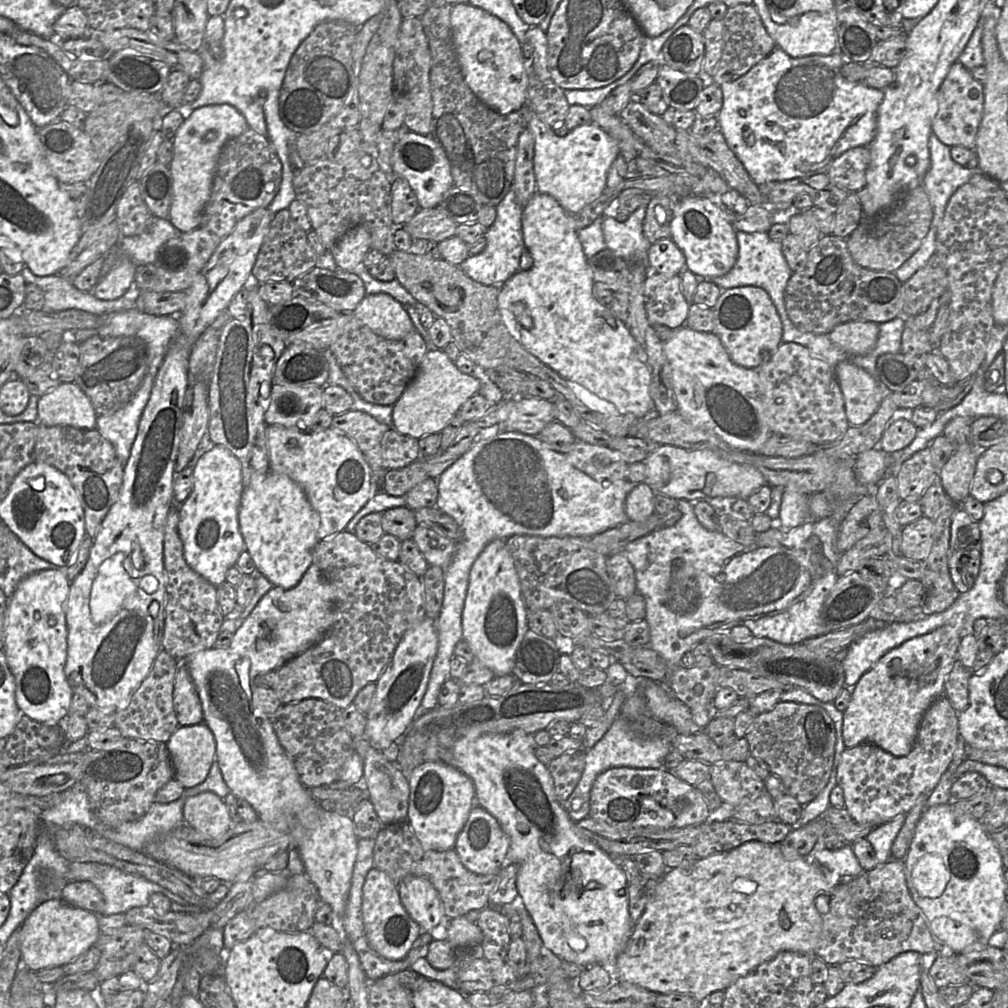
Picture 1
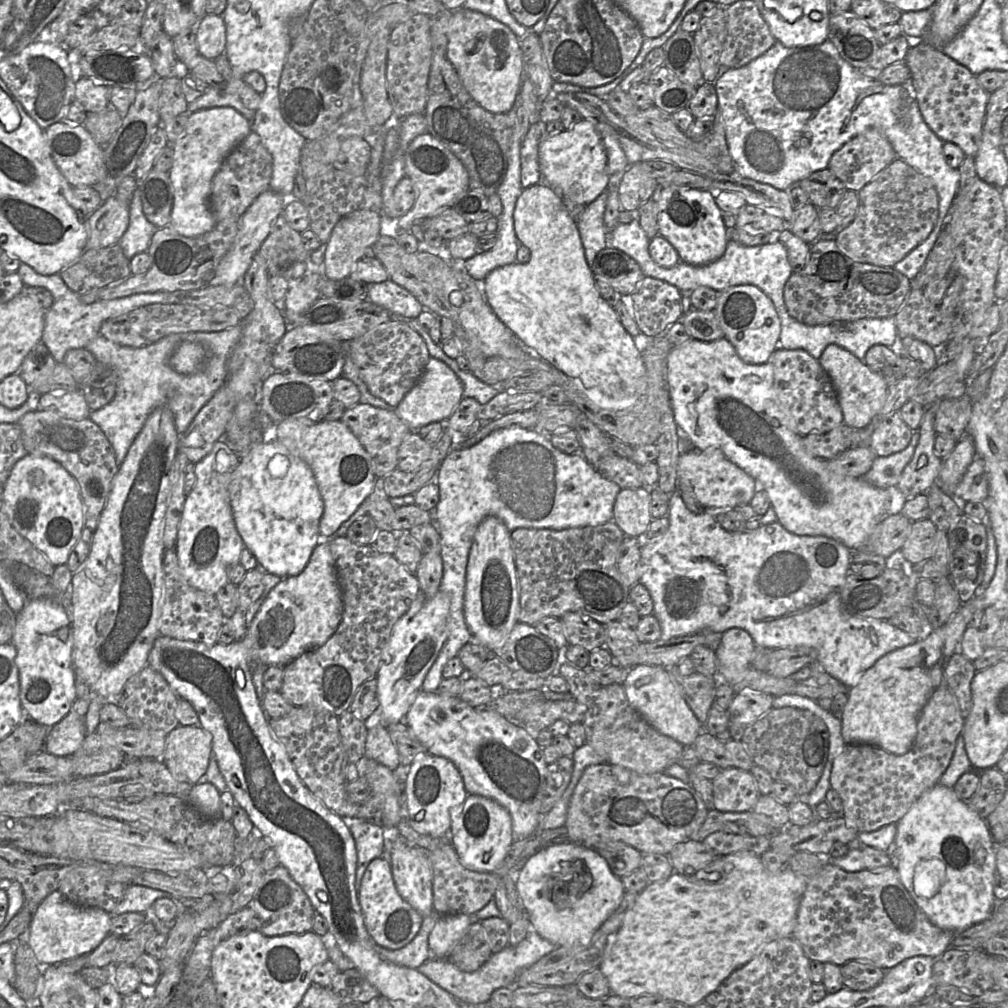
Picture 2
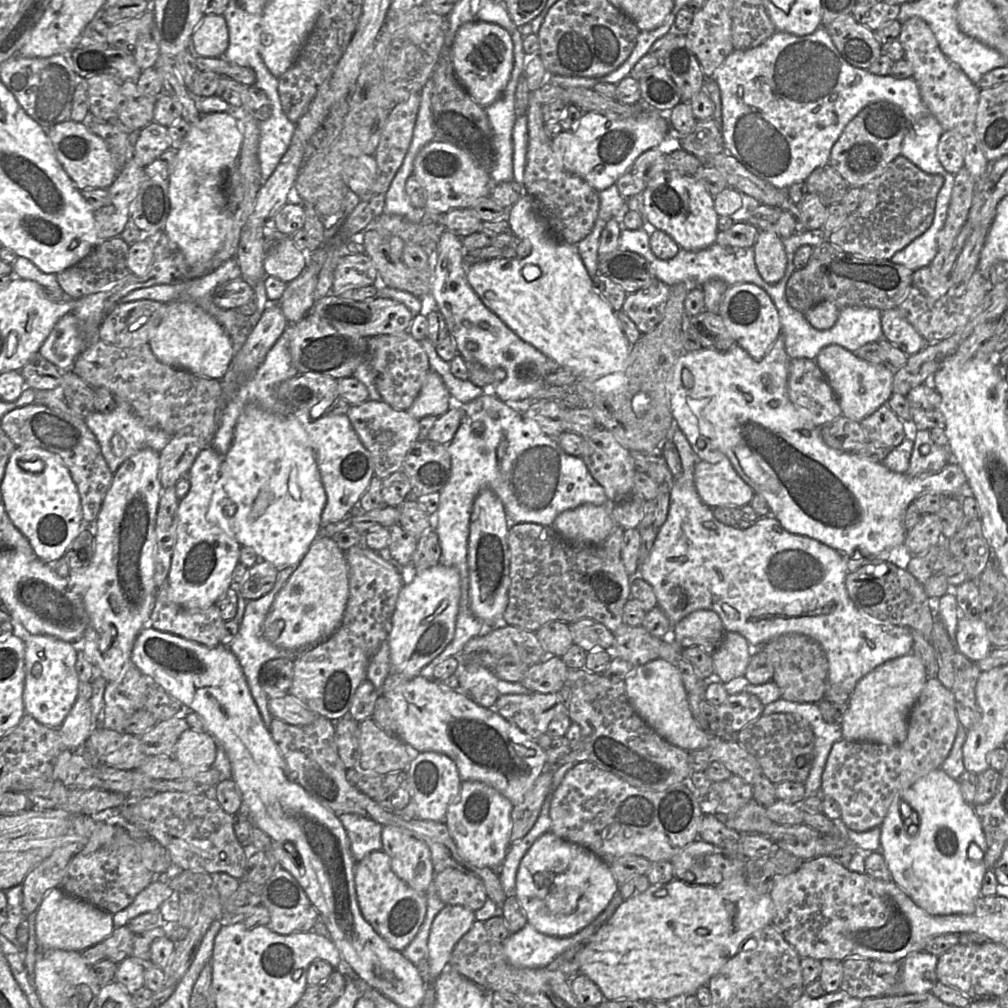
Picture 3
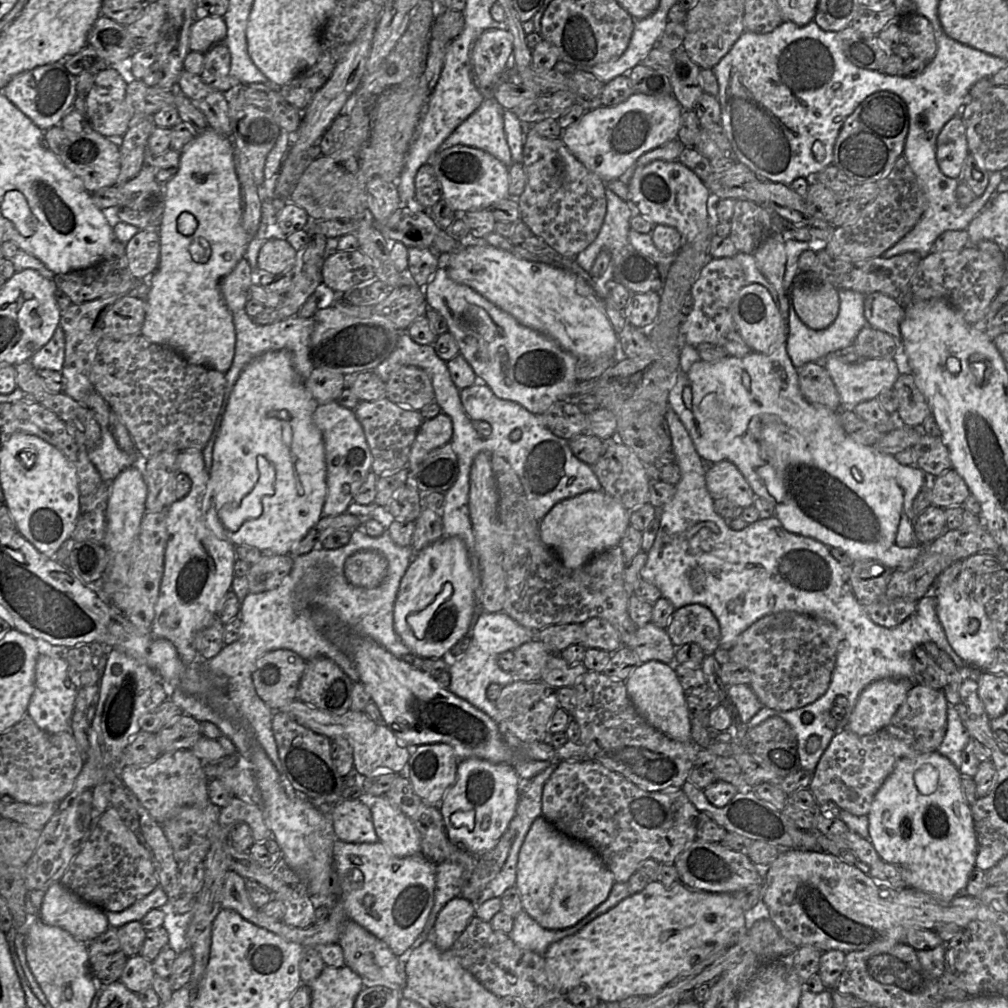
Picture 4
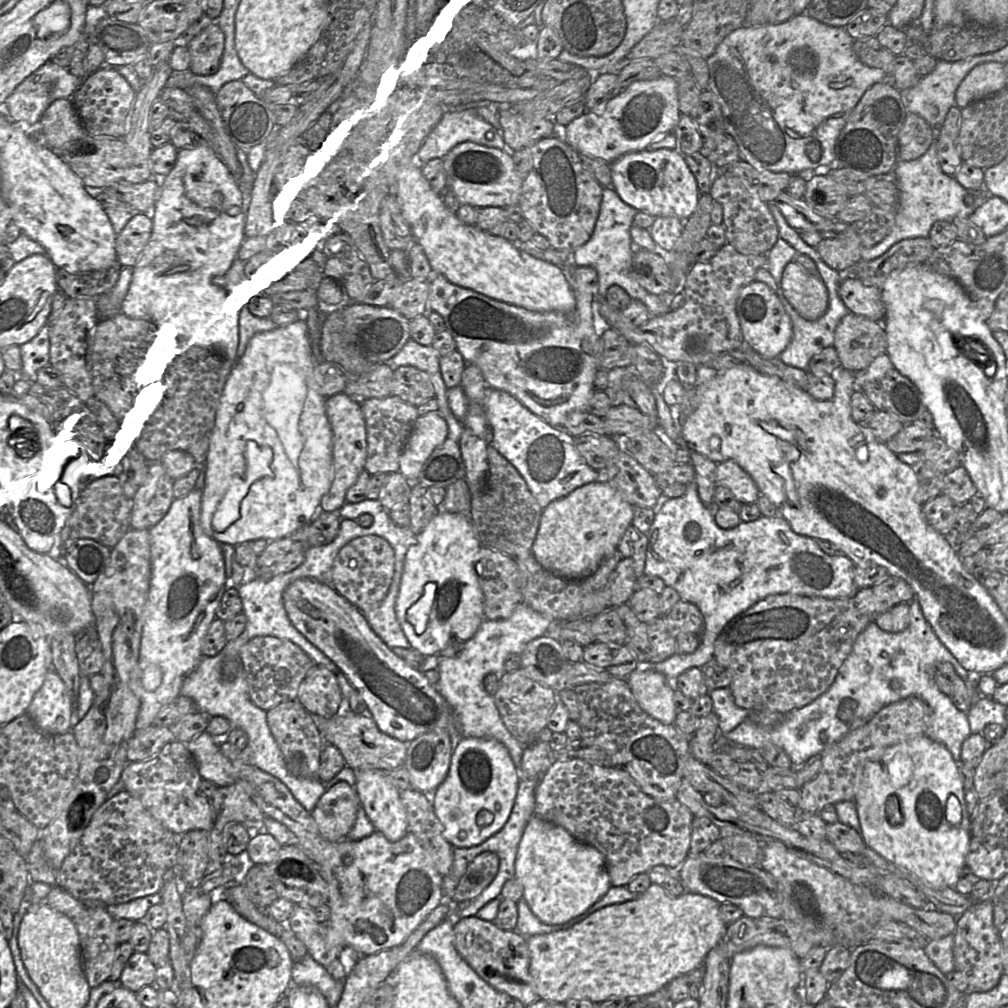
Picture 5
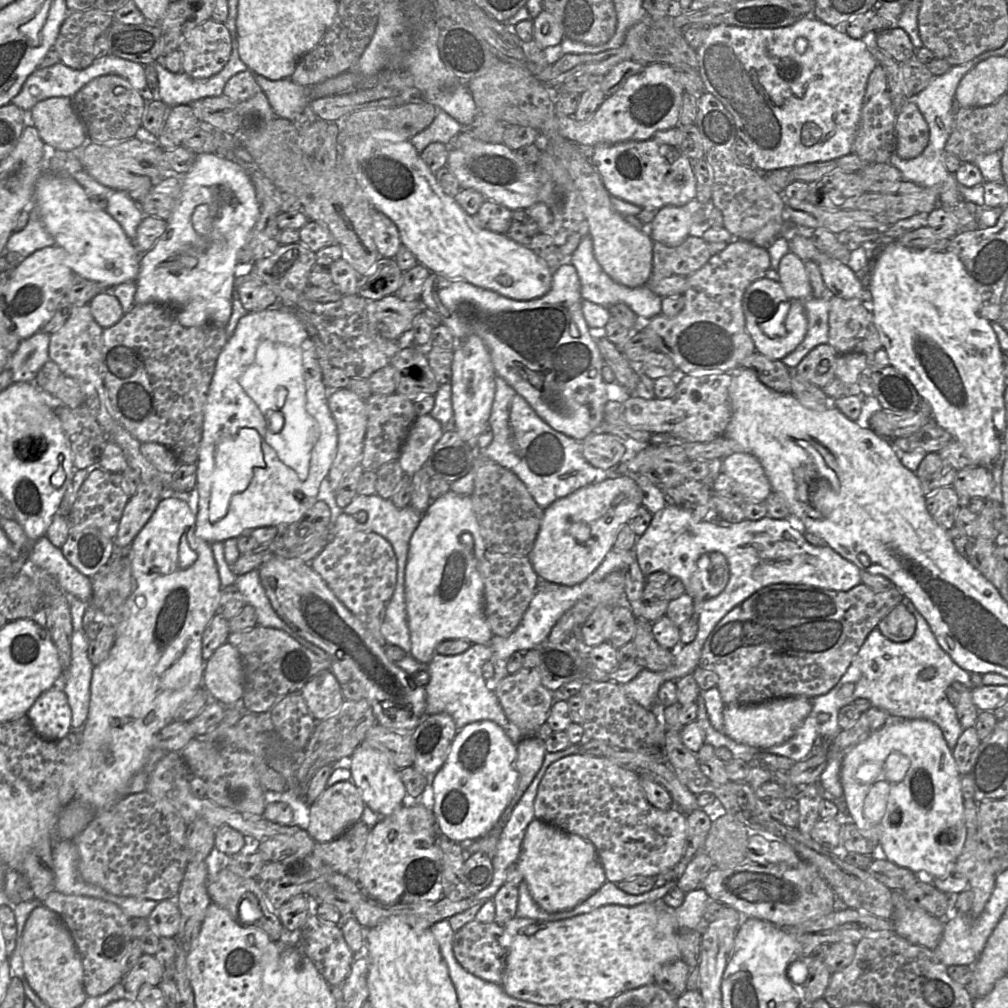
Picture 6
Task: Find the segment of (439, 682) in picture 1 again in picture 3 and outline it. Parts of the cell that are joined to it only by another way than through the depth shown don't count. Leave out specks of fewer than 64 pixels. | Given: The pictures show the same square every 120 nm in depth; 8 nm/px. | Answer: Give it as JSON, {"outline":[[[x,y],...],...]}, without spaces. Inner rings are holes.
{"outline":[[[492,392],[485,393],[478,398],[464,404],[457,403],[451,396],[450,408],[461,408],[464,412],[461,423],[453,439],[446,445],[451,457],[451,472],[446,485],[439,491],[440,503],[435,514],[433,527],[438,535],[441,547],[441,561],[443,565],[454,567],[460,575],[461,596],[455,624],[455,634],[446,648],[420,671],[422,677],[434,679],[434,668],[449,657],[456,657],[462,653],[464,645],[477,635],[485,635],[497,624],[485,624],[477,618],[470,608],[469,601],[469,574],[468,574],[468,537],[469,524],[473,502],[483,489],[492,490],[501,500],[509,522],[509,527],[519,523],[529,522],[551,526],[555,518],[563,511],[590,503],[596,506],[611,503],[605,494],[604,488],[592,477],[584,460],[581,457],[565,453],[559,446],[557,439],[546,435],[538,424],[527,418],[524,413],[517,412],[505,402],[495,397]],[[472,421],[484,424],[484,432],[476,435],[472,428]],[[502,442],[507,443],[506,454],[499,459],[497,447]]]}

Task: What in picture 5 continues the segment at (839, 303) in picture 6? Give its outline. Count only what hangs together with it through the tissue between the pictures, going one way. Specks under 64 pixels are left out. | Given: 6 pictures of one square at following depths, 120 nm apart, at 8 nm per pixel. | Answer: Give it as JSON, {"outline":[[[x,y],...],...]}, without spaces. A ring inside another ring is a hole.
{"outline":[[[849,312],[836,327],[833,347],[843,368],[860,372],[866,369],[876,357],[887,353],[887,336],[881,322]]]}

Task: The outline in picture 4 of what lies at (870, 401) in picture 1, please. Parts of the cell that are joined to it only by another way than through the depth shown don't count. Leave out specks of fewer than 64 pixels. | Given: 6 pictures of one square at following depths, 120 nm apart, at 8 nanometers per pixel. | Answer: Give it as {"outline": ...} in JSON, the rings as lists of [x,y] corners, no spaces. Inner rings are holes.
{"outline":[[[831,354],[822,363],[836,386],[841,409],[852,409],[860,402],[877,398],[882,391],[893,388],[900,373],[909,373],[903,368],[903,362],[894,358],[871,358],[857,363],[845,363],[835,354]]]}

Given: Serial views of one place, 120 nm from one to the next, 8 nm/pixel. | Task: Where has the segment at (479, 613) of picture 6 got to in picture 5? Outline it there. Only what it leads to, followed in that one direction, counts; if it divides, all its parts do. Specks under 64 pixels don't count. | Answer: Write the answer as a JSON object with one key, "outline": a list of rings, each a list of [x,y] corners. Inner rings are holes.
{"outline":[[[440,510],[415,537],[404,560],[399,592],[395,604],[397,620],[412,649],[423,656],[437,655],[451,641],[467,641],[485,619],[483,592],[475,572],[476,555],[481,545],[469,515]]]}

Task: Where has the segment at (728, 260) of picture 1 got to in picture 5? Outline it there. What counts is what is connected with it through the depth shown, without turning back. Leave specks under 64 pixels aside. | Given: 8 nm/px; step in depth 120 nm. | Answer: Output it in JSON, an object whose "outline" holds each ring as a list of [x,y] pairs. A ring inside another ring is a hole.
{"outline":[[[676,149],[642,150],[628,153],[610,164],[612,188],[619,197],[637,211],[655,218],[676,217],[686,221],[695,211],[700,192],[695,176]]]}

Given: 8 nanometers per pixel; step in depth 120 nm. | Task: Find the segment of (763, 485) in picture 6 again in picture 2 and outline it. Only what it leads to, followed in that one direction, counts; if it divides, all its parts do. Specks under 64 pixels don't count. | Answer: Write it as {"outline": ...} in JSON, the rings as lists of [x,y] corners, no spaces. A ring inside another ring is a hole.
{"outline":[[[707,449],[704,451],[691,450],[682,452],[677,466],[677,487],[679,479],[688,479],[692,485],[697,500],[705,508],[734,509],[750,503],[759,485],[753,477],[725,457],[720,449]]]}

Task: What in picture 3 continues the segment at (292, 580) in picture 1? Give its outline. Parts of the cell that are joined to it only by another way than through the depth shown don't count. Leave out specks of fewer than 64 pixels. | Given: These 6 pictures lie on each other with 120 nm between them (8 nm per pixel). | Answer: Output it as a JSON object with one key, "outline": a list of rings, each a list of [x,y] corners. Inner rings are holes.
{"outline":[[[249,403],[246,405],[235,425],[231,447],[224,455],[221,465],[221,477],[214,485],[213,497],[207,515],[208,519],[224,529],[229,536],[235,539],[241,546],[251,548],[261,560],[267,561],[274,565],[278,570],[281,570],[289,566],[297,566],[308,552],[312,542],[321,535],[321,515],[326,505],[326,501],[327,495],[321,481],[316,456],[312,449],[312,442],[301,423],[294,415],[276,415],[262,409],[257,404]],[[291,472],[296,472],[298,475],[301,488],[301,497],[298,500],[294,499],[288,490],[288,480]]]}

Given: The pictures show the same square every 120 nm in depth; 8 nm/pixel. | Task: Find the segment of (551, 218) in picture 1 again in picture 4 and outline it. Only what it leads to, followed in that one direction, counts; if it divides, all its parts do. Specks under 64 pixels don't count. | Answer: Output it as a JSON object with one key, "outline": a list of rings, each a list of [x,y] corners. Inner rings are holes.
{"outline":[[[488,243],[468,246],[455,253],[442,253],[438,257],[439,268],[445,268],[453,281],[471,287],[488,301],[512,315],[522,325],[552,338],[577,358],[614,355],[617,352],[618,333],[607,316],[588,298],[577,292],[575,278],[570,272],[546,263],[518,258],[510,251]]]}

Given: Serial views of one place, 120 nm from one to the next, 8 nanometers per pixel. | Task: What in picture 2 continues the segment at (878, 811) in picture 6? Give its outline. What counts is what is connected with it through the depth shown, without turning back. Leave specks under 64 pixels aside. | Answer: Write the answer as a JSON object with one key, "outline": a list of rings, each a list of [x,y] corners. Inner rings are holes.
{"outline":[[[936,783],[922,793],[896,825],[897,832],[894,840],[895,850],[892,856],[892,864],[897,869],[900,880],[912,899],[934,925],[941,929],[958,933],[991,917],[998,902],[993,893],[994,875],[996,871],[996,845],[994,844],[986,821],[973,811],[967,805],[966,801],[960,799],[953,788]]]}

